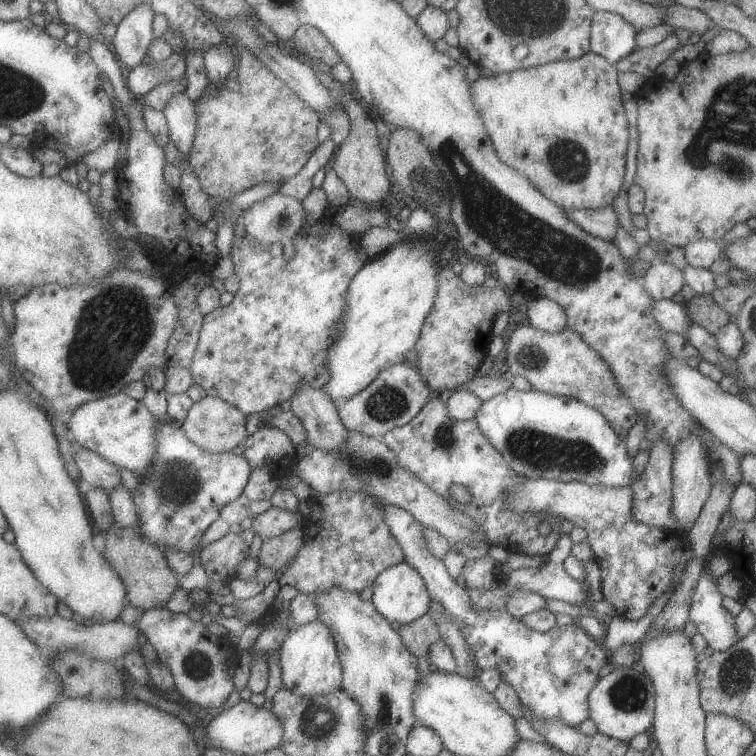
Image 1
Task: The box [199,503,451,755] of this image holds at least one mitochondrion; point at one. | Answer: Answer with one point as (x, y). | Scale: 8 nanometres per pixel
(317, 723)

